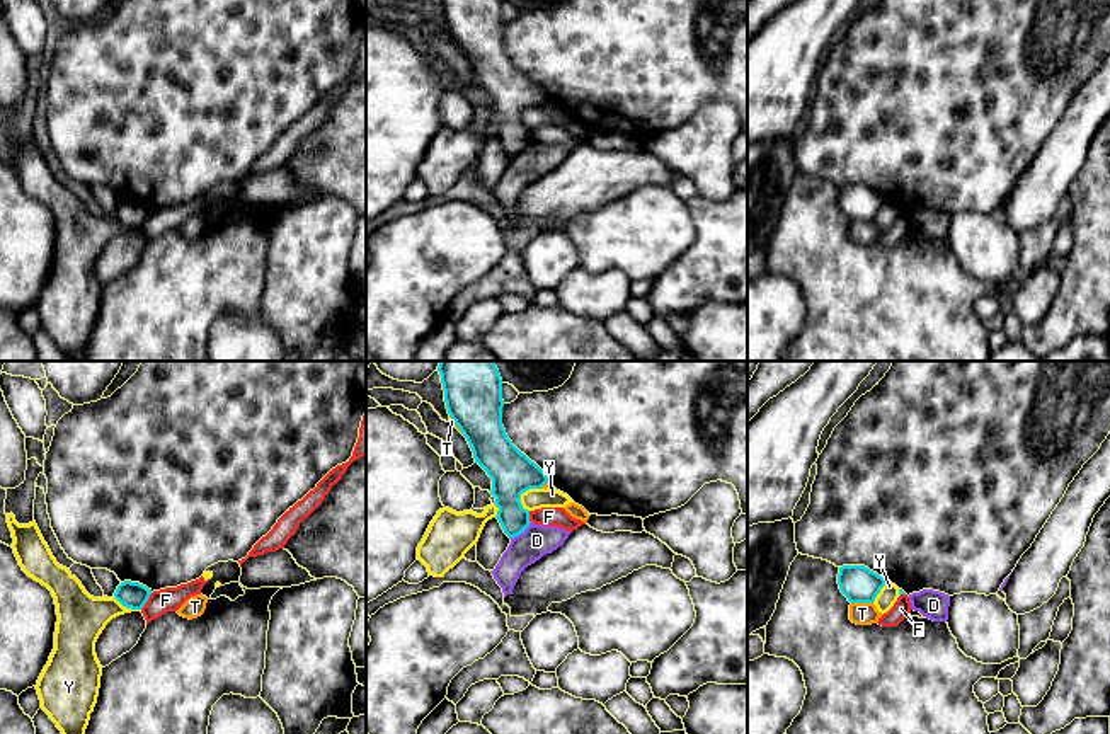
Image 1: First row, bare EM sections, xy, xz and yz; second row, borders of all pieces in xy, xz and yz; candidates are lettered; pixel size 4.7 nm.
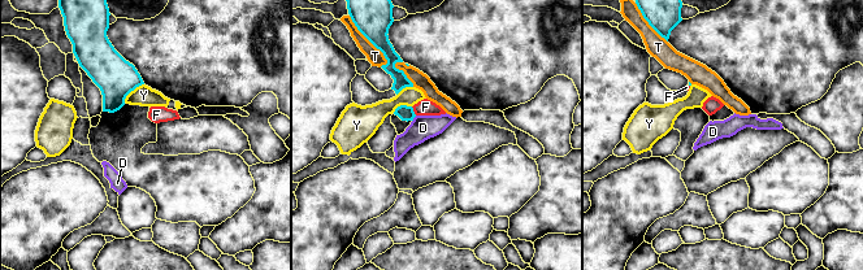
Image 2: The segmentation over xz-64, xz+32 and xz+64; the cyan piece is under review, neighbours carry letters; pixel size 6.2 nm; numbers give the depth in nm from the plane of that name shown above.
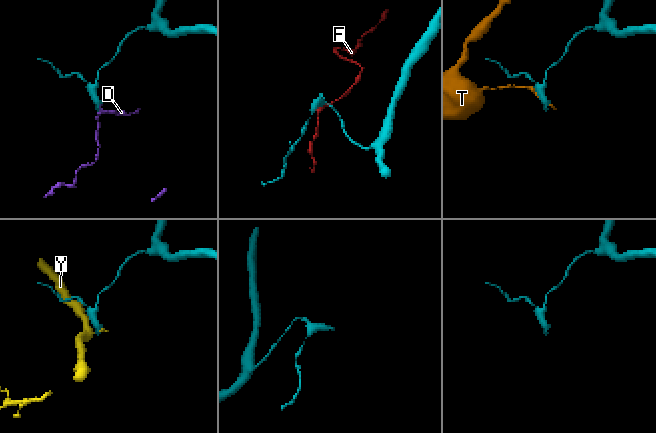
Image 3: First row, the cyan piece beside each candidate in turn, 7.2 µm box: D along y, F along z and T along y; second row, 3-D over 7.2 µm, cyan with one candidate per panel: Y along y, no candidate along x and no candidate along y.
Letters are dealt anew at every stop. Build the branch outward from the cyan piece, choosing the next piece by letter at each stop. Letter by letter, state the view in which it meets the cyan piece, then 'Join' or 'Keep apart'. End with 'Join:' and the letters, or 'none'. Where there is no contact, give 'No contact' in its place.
D: Touches cyan in xz. Keep apart
F: Touches cyan in xy. Keep apart
T: Touches cyan in yz. Keep apart
Y: Touches cyan in xz. Keep apart
Join: none

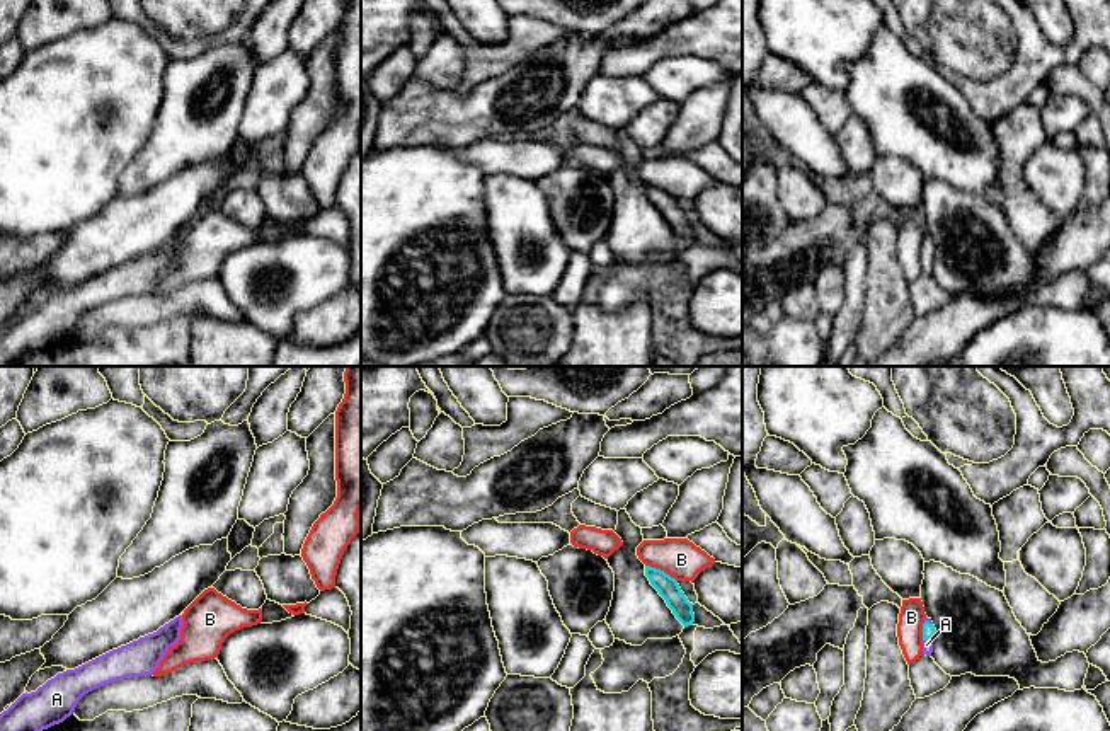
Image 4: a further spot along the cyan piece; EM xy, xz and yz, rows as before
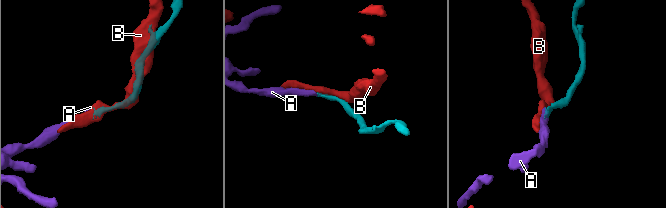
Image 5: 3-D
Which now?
A: Touches cyan in yz. Join
B: Touches cyan in xz. Keep apart
Join: A

